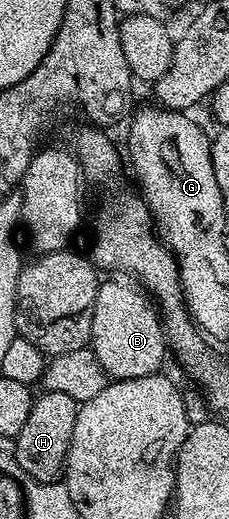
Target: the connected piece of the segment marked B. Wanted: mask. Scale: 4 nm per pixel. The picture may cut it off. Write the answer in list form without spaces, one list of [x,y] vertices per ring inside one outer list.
[[[109,277],[97,288],[89,343],[110,380],[158,374],[167,352],[163,320],[150,296],[136,282]]]

